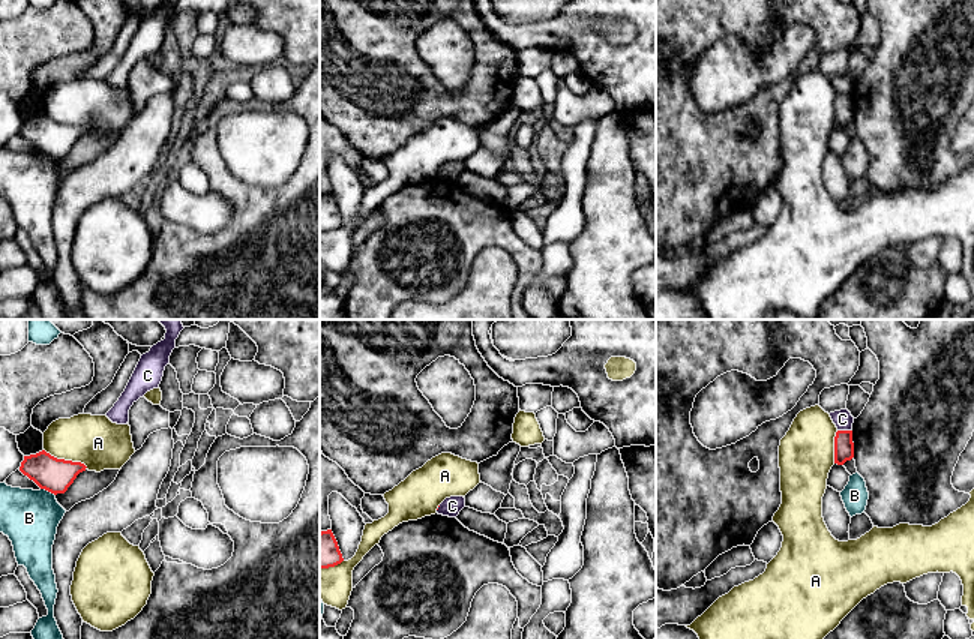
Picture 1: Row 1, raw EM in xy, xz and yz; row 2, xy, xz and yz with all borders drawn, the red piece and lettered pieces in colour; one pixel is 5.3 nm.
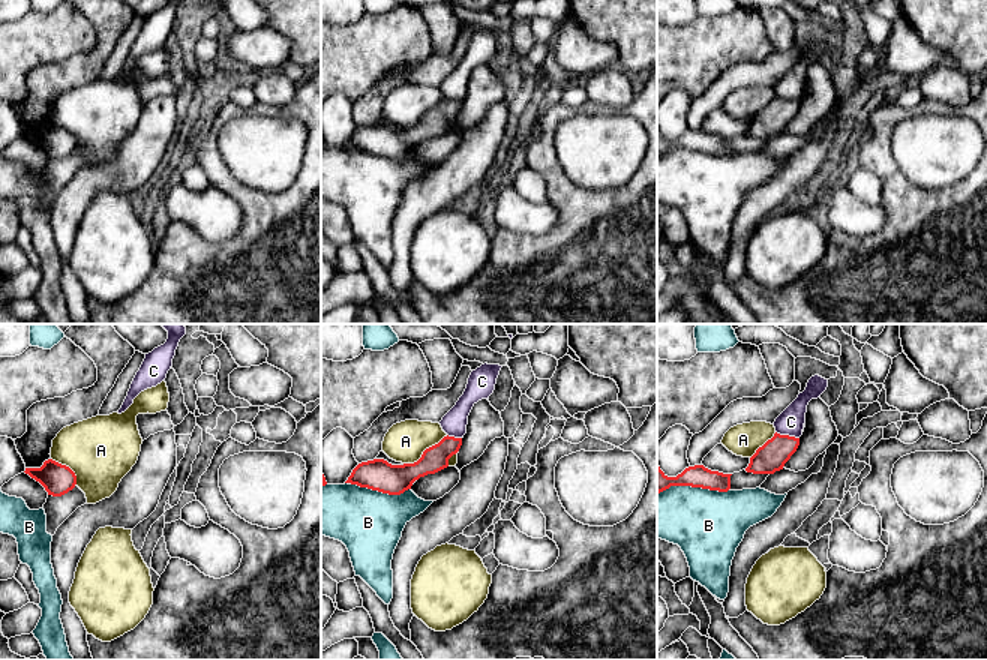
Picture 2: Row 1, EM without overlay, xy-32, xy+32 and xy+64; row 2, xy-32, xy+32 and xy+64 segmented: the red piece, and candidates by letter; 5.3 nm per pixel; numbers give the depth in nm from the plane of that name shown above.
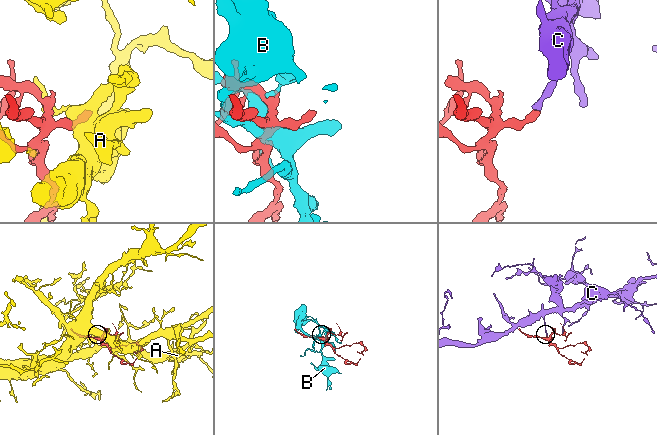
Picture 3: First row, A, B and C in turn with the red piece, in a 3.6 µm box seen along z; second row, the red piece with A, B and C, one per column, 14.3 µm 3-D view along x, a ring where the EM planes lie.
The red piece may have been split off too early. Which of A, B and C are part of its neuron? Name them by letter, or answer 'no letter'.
no letter

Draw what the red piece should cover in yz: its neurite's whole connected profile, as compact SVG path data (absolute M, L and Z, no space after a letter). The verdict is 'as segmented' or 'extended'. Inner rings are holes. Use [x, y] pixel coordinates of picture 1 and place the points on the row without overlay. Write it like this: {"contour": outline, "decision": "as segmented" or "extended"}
{"contour": "M837 94L834 100L834 128L843 129L854 122L852 94Z", "decision": "as segmented"}

